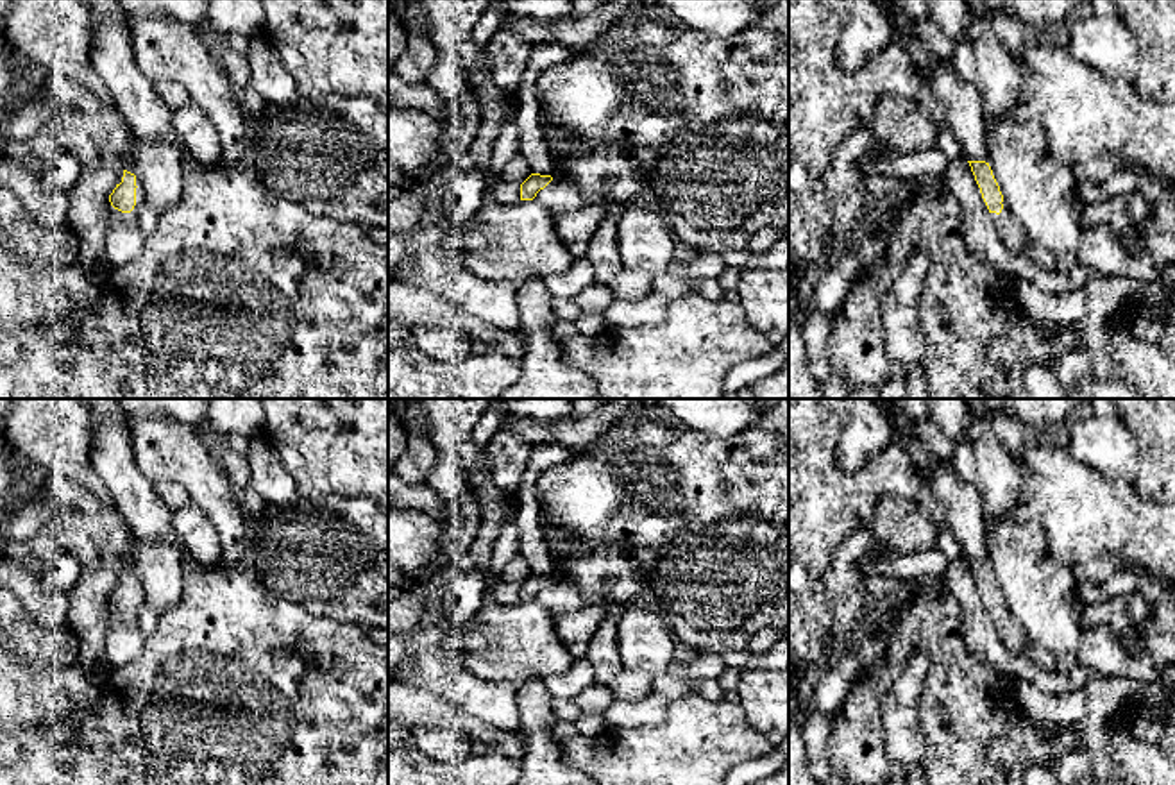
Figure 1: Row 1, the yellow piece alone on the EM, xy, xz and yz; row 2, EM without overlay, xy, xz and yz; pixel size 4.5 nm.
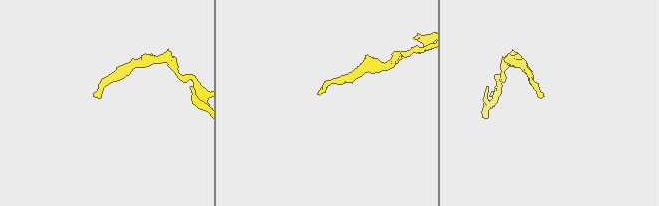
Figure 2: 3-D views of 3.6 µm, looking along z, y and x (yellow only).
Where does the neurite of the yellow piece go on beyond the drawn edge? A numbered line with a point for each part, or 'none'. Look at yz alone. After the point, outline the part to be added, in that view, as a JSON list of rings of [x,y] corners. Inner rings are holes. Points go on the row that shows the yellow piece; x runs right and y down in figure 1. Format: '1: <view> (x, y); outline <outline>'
1: yz (1011, 231); outline [[[1005,198],[1002,204],[1003,204],[1003,209],[1000,215],[991,213],[998,236],[1009,250],[1012,250],[1014,254],[1025,256],[1025,249],[1030,243],[1027,240],[1025,229],[1021,222],[1009,209],[1009,204]]]

